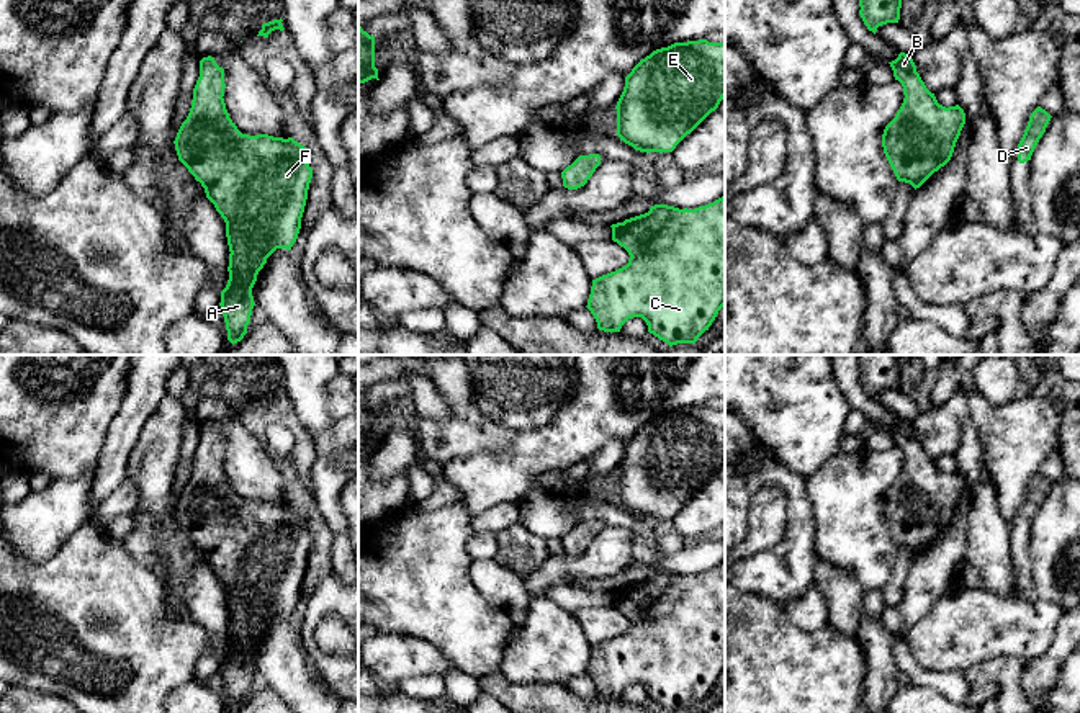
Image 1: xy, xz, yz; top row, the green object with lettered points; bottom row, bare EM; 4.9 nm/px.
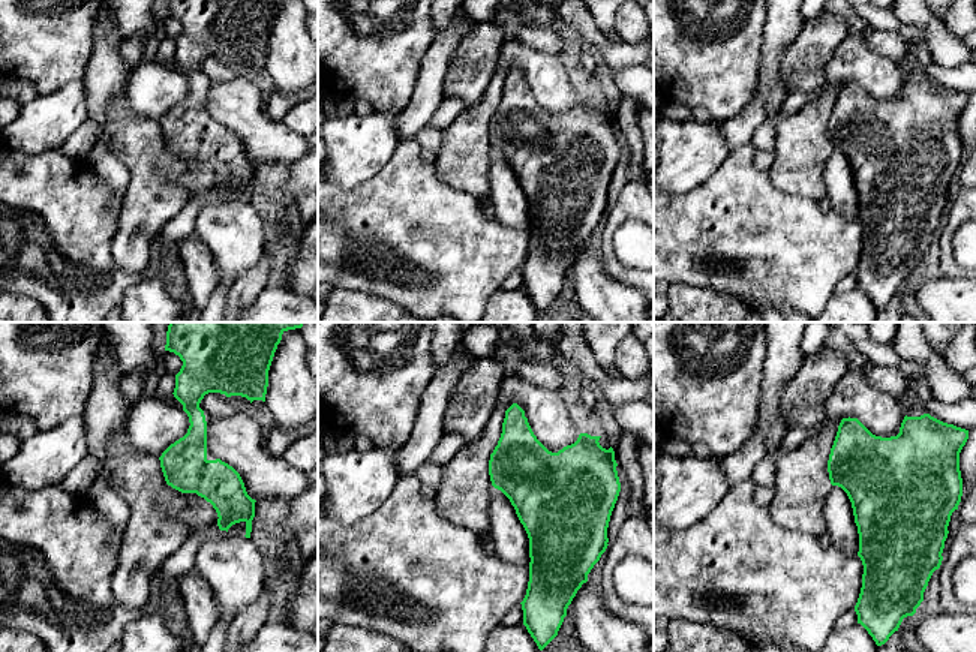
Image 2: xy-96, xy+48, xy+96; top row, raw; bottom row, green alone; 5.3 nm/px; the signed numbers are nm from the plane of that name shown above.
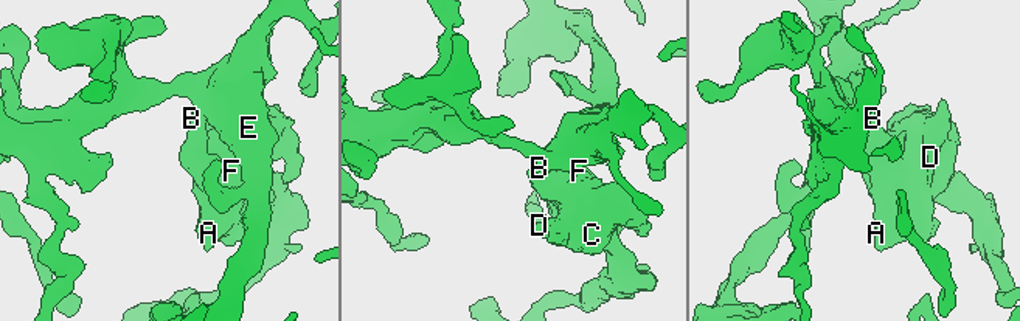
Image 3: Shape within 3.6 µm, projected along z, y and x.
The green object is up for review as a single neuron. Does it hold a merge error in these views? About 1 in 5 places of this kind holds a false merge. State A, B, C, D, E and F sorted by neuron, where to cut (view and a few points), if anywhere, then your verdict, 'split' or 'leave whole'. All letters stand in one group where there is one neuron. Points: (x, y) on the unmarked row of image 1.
groups A B C D E F; cut none; leave whole

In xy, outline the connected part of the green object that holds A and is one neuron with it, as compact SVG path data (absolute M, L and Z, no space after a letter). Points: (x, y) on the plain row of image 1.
M214 424L200 427L191 474L173 507L178 527L205 554L206 564L226 589L229 612L229 646L221 657L221 677L227 706L234 711L247 700L255 672L252 654L267 625L277 615L291 617L301 595L313 535L308 517L293 504L242 500L229 484L224 469L224 435Z

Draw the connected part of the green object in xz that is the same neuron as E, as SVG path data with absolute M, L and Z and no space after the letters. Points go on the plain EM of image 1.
M674 409L625 443L617 502L640 518L673 518L725 464L725 409Z

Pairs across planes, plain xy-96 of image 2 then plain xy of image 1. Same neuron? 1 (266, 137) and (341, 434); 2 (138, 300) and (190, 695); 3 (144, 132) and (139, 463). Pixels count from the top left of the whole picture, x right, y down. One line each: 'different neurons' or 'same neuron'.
1: different neurons
2: same neuron
3: same neuron

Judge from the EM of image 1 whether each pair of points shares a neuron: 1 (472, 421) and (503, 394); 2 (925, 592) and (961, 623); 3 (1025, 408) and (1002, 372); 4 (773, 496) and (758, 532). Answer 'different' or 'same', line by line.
1: different
2: different
3: different
4: same

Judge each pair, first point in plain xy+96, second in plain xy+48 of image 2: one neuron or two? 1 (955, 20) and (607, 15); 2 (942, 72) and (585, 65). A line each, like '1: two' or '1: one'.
1: two
2: two

